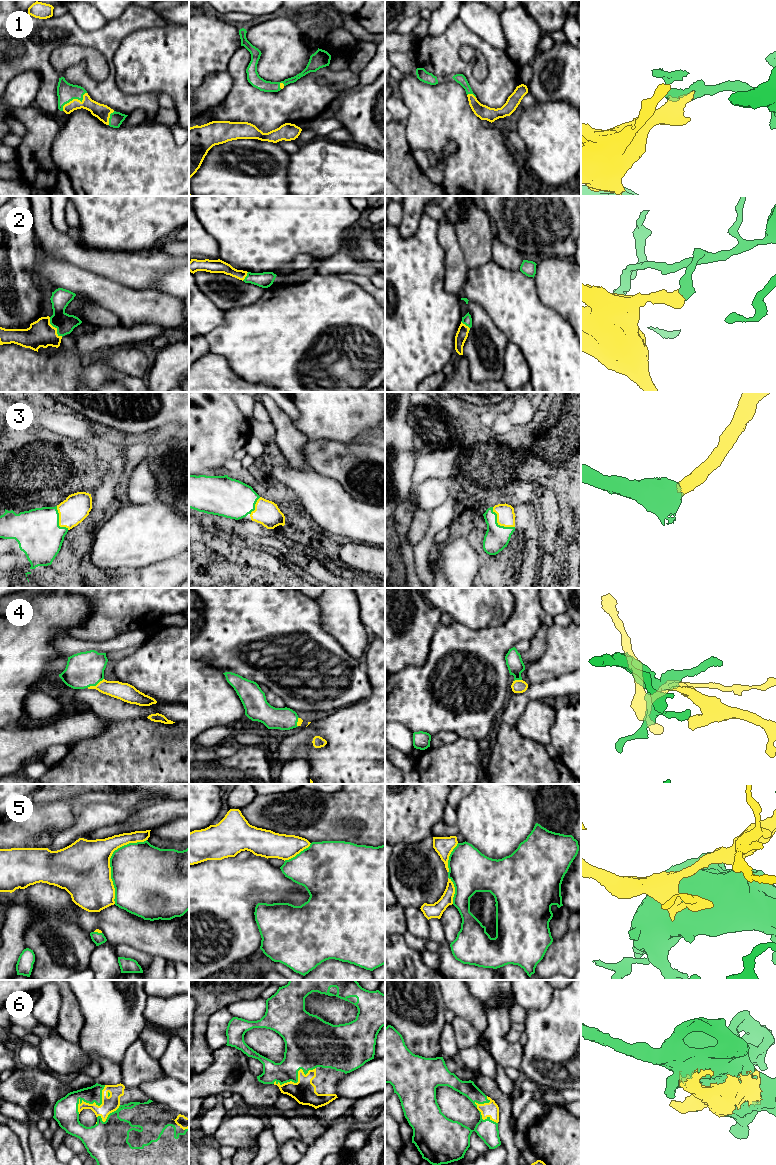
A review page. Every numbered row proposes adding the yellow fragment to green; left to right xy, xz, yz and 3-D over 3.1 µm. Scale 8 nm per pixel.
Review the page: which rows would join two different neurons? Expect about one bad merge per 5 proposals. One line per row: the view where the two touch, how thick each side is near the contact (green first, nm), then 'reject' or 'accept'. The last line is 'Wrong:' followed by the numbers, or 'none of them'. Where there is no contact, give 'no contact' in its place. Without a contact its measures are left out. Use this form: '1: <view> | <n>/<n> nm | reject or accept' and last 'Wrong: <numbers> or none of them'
1: xy | 160/120 nm | accept
2: xy | 160/220 nm | accept
3: yz | 200/140 nm | accept
4: xy | 280/140 nm | accept
5: xy | 460/440 nm | accept
6: xy | 190/130 nm | accept
Wrong: none of them

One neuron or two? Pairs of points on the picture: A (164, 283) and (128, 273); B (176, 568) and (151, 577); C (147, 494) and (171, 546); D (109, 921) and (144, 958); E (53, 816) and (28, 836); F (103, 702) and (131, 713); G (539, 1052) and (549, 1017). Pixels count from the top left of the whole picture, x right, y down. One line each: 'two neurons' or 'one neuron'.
A: two neurons
B: one neuron
C: two neurons
D: two neurons
E: one neuron
F: one neuron
G: one neuron

